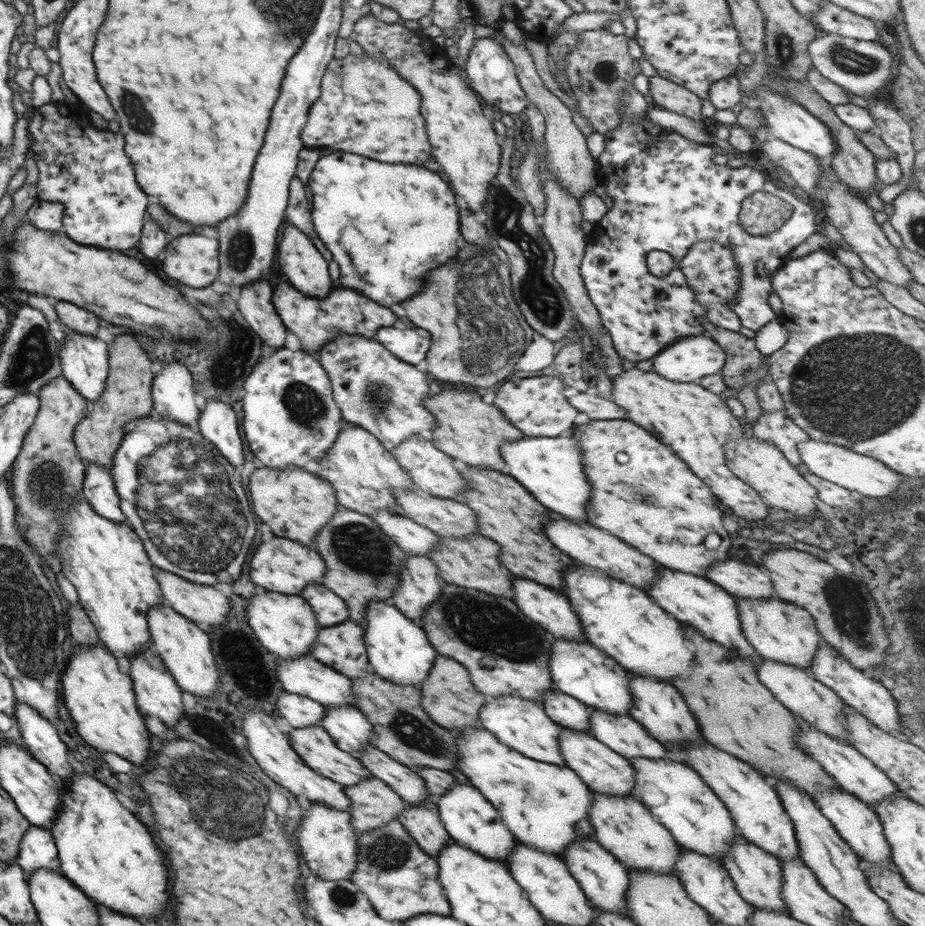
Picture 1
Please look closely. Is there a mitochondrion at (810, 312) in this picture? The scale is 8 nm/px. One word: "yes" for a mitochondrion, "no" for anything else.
no

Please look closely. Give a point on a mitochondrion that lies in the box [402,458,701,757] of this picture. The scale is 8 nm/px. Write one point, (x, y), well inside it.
(480, 623)

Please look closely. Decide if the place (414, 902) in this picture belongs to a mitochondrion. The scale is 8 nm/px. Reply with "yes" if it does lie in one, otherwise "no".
no

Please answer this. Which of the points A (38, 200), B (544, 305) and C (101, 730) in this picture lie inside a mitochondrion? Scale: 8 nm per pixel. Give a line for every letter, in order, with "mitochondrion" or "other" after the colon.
A: other
B: mitochondrion
C: other

